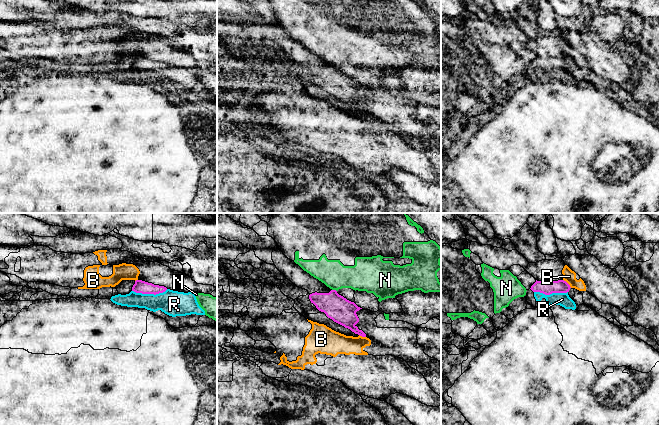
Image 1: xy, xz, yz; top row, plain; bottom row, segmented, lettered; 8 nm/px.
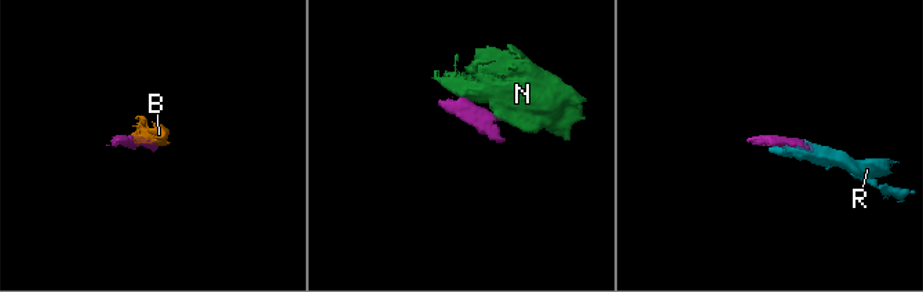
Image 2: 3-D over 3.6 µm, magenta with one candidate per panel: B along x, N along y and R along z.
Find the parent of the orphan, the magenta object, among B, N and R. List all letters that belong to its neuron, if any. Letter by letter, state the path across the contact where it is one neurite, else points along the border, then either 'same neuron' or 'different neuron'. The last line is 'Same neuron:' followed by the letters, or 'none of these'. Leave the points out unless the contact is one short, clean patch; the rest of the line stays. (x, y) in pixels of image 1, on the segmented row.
B: along yz (563, 279), (571, 287) | different neuron
N: different neuron
R: same neuron
Same neuron: R

